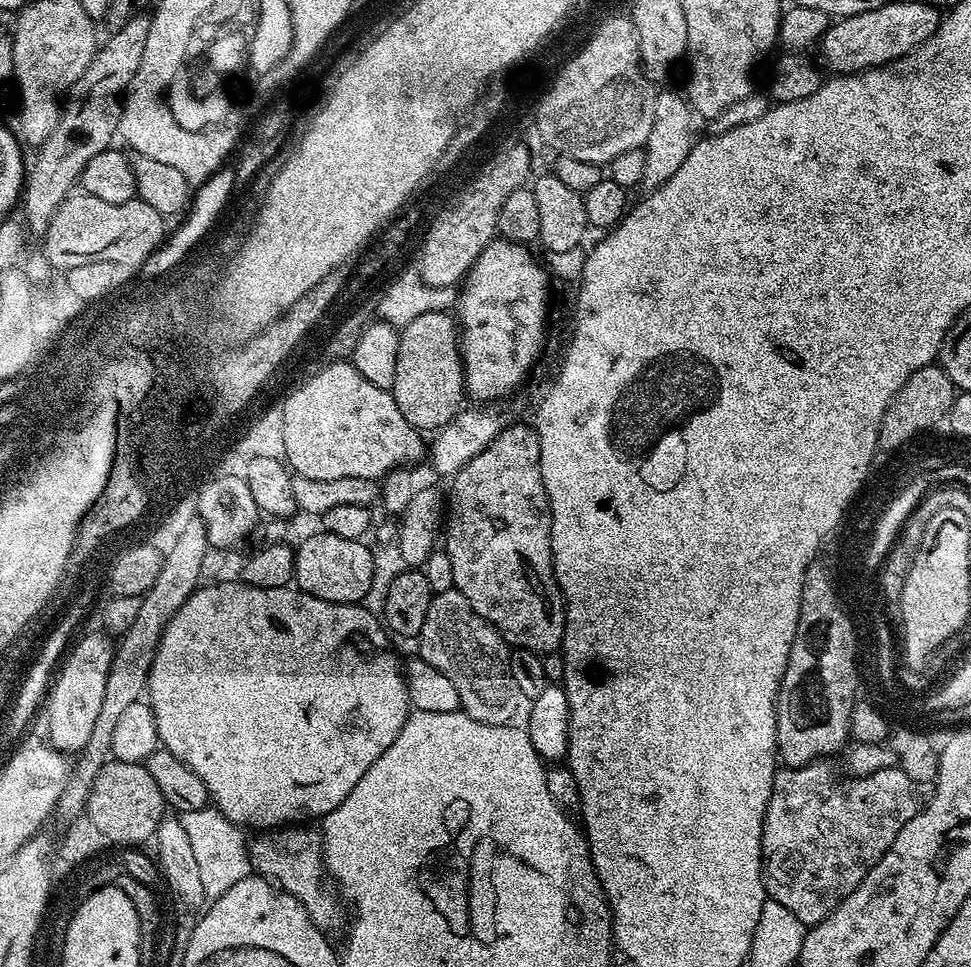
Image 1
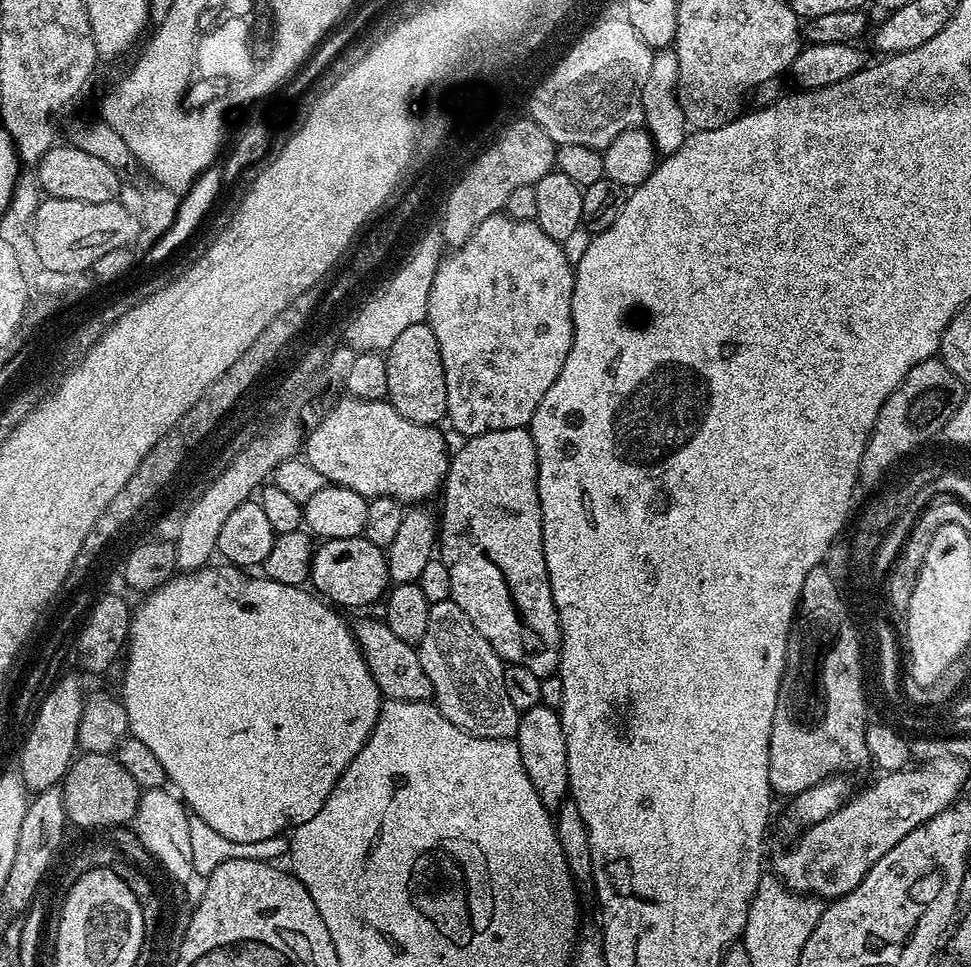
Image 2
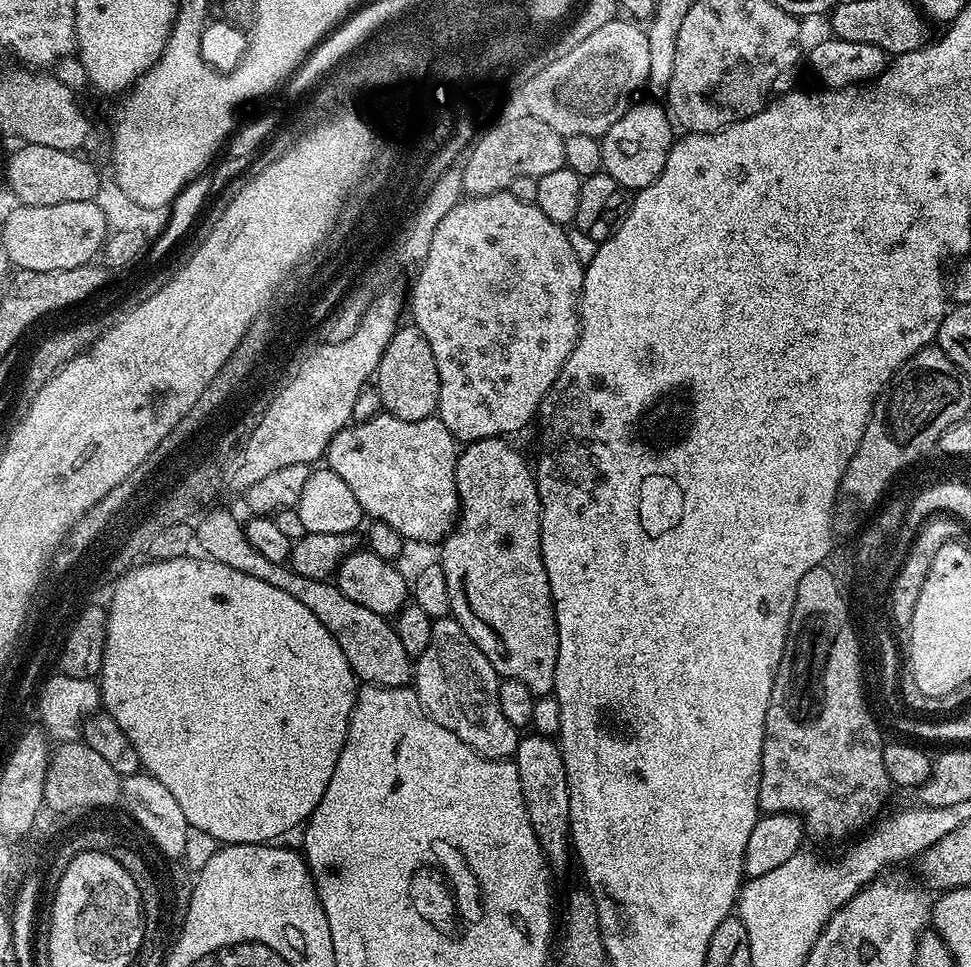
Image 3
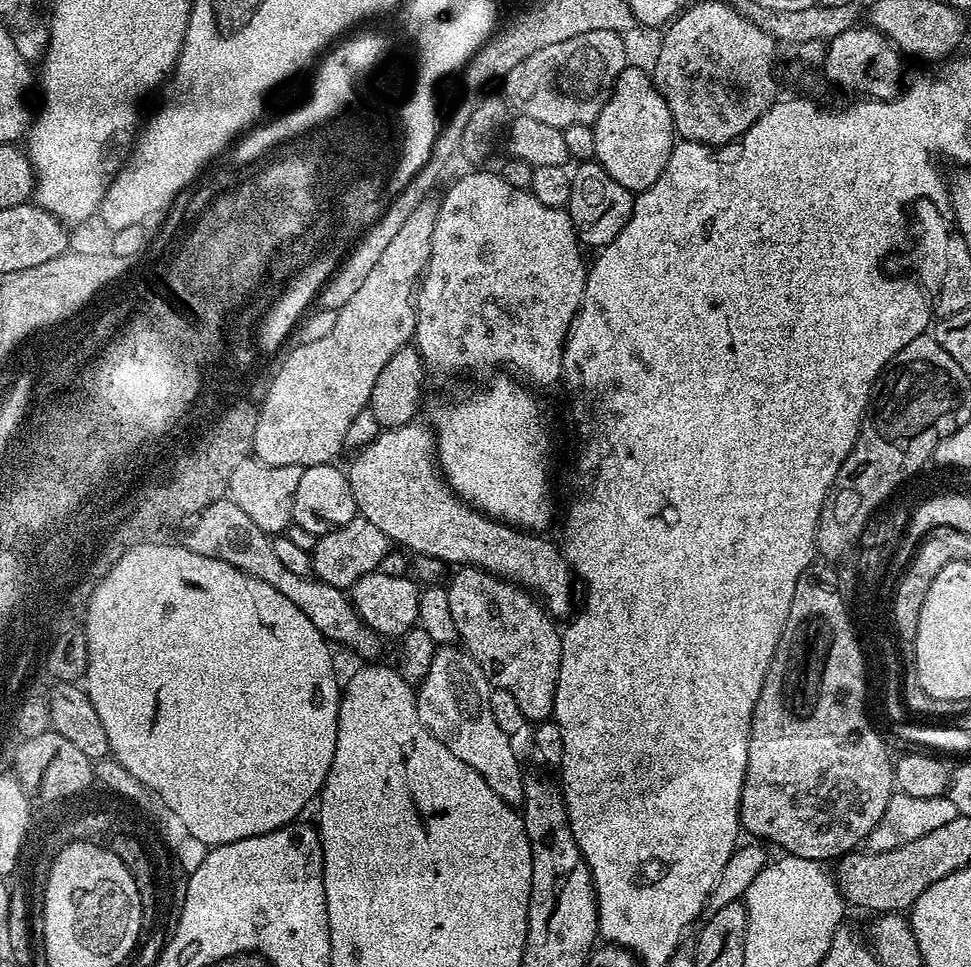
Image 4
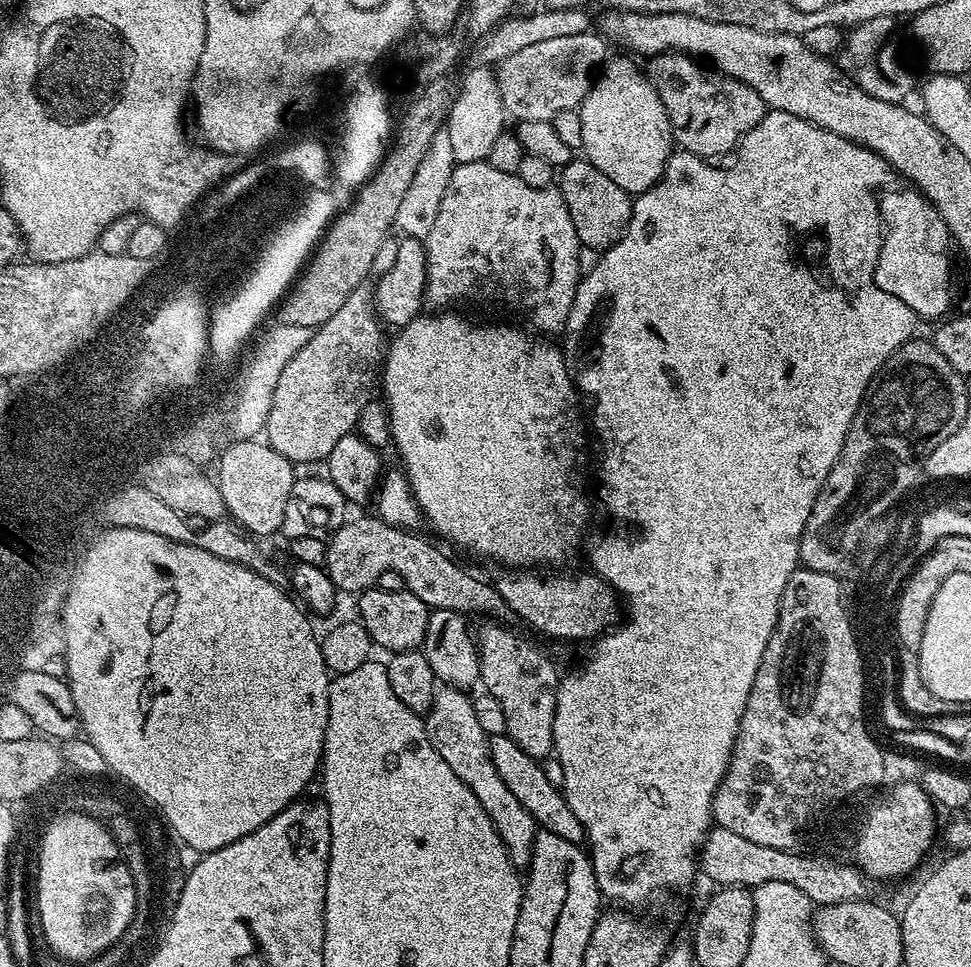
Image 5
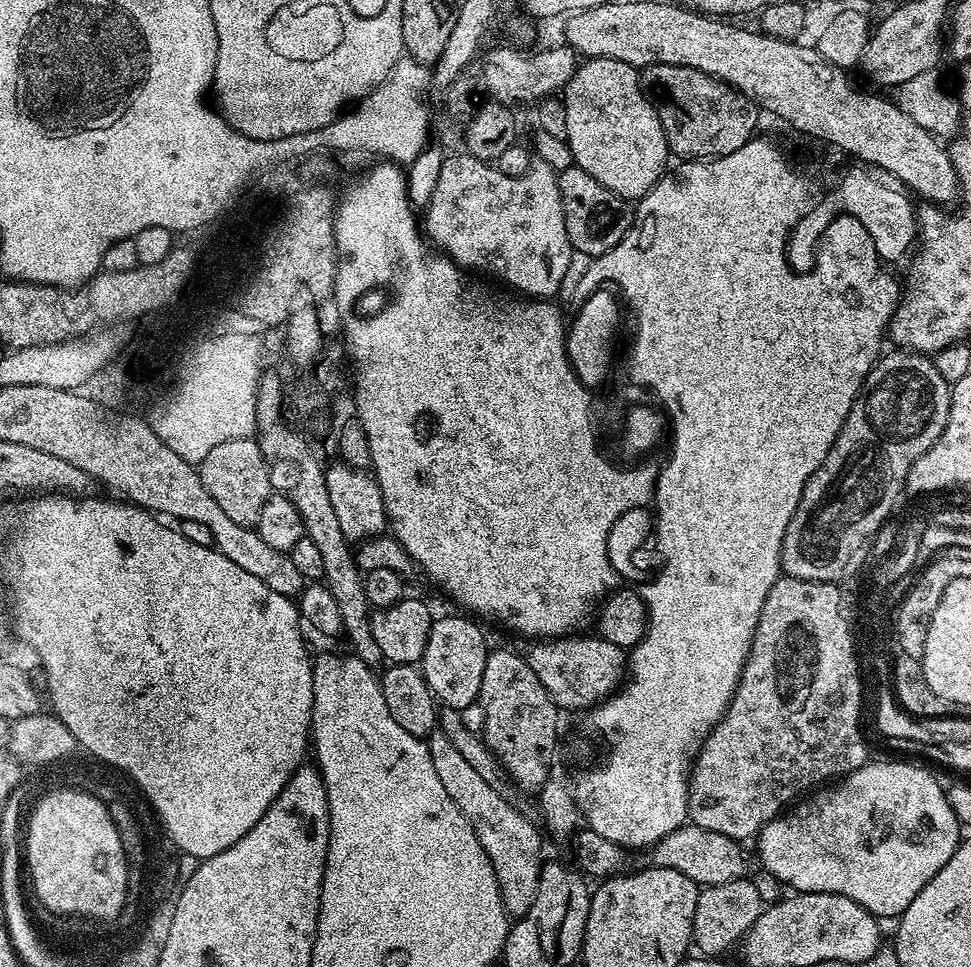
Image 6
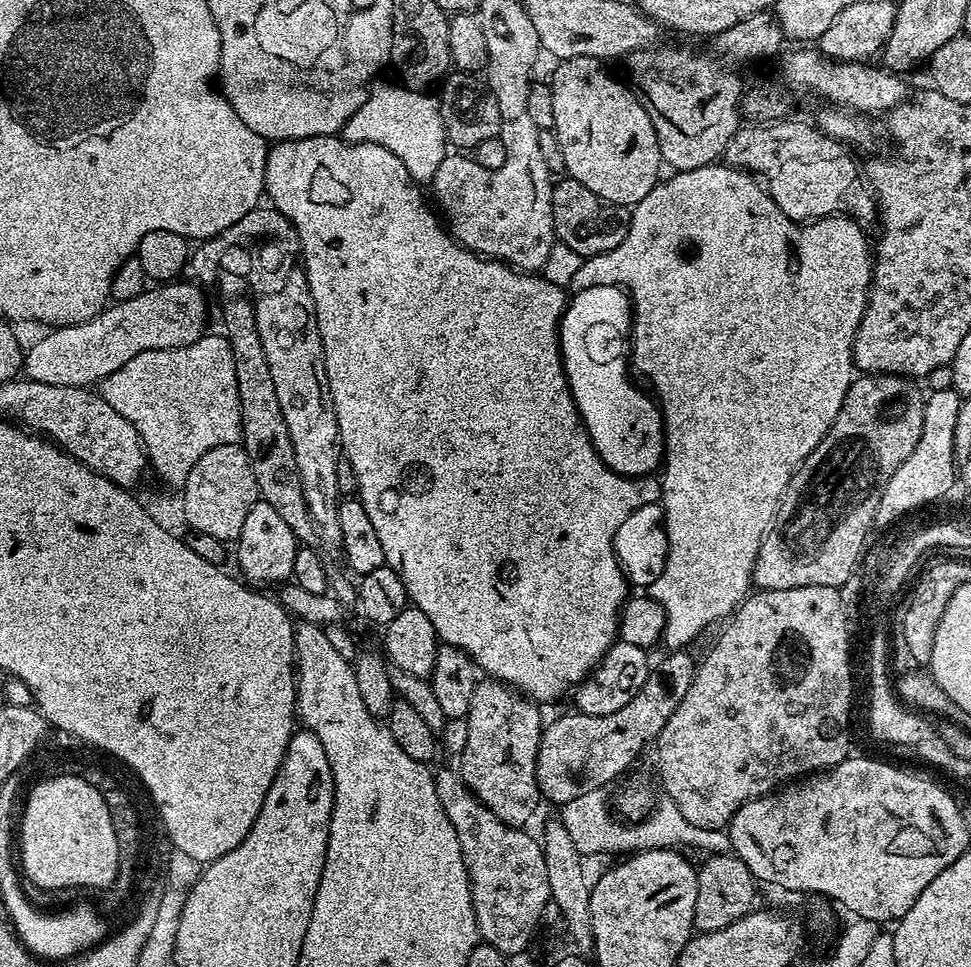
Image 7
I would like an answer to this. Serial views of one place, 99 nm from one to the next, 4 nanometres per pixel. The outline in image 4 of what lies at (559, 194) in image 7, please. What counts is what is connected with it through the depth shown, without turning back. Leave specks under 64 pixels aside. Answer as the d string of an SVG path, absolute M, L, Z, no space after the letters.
M580 162L575 167L572 172L572 185L566 211L581 245L588 247L589 244L593 250L599 250L614 242L614 238L618 238L626 222L630 222L634 194L626 190L626 186L614 182L614 178L606 174L601 164Z

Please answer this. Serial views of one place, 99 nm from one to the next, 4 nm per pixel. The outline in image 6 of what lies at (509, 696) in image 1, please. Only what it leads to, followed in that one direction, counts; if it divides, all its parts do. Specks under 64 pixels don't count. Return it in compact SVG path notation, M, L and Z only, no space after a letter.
M439 730L427 737L426 743L432 761L434 771L438 773L438 779L442 781L442 786L446 786L446 794L462 810L462 814L474 826L474 834L478 834L478 842L482 842L482 850L490 858L490 866L494 866L494 874L498 878L498 886L502 894L504 908L509 917L519 918L530 910L530 902L534 902L534 894L538 890L540 881L540 834L541 829L531 824L514 805L508 801L509 797L494 790L493 786L485 781L458 754L458 750L448 737L444 736Z

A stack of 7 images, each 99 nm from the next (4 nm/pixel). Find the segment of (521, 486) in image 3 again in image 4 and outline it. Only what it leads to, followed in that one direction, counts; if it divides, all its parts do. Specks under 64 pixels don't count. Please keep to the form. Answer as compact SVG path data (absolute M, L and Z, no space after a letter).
M467 566L457 567L453 572L456 573L453 574L452 581L447 581L446 587L450 598L450 614L454 618L459 643L474 657L478 666L482 666L492 685L514 694L525 721L547 721L554 710L558 666L562 658L561 629L557 621L548 615L543 603L527 588L522 588L503 576Z

